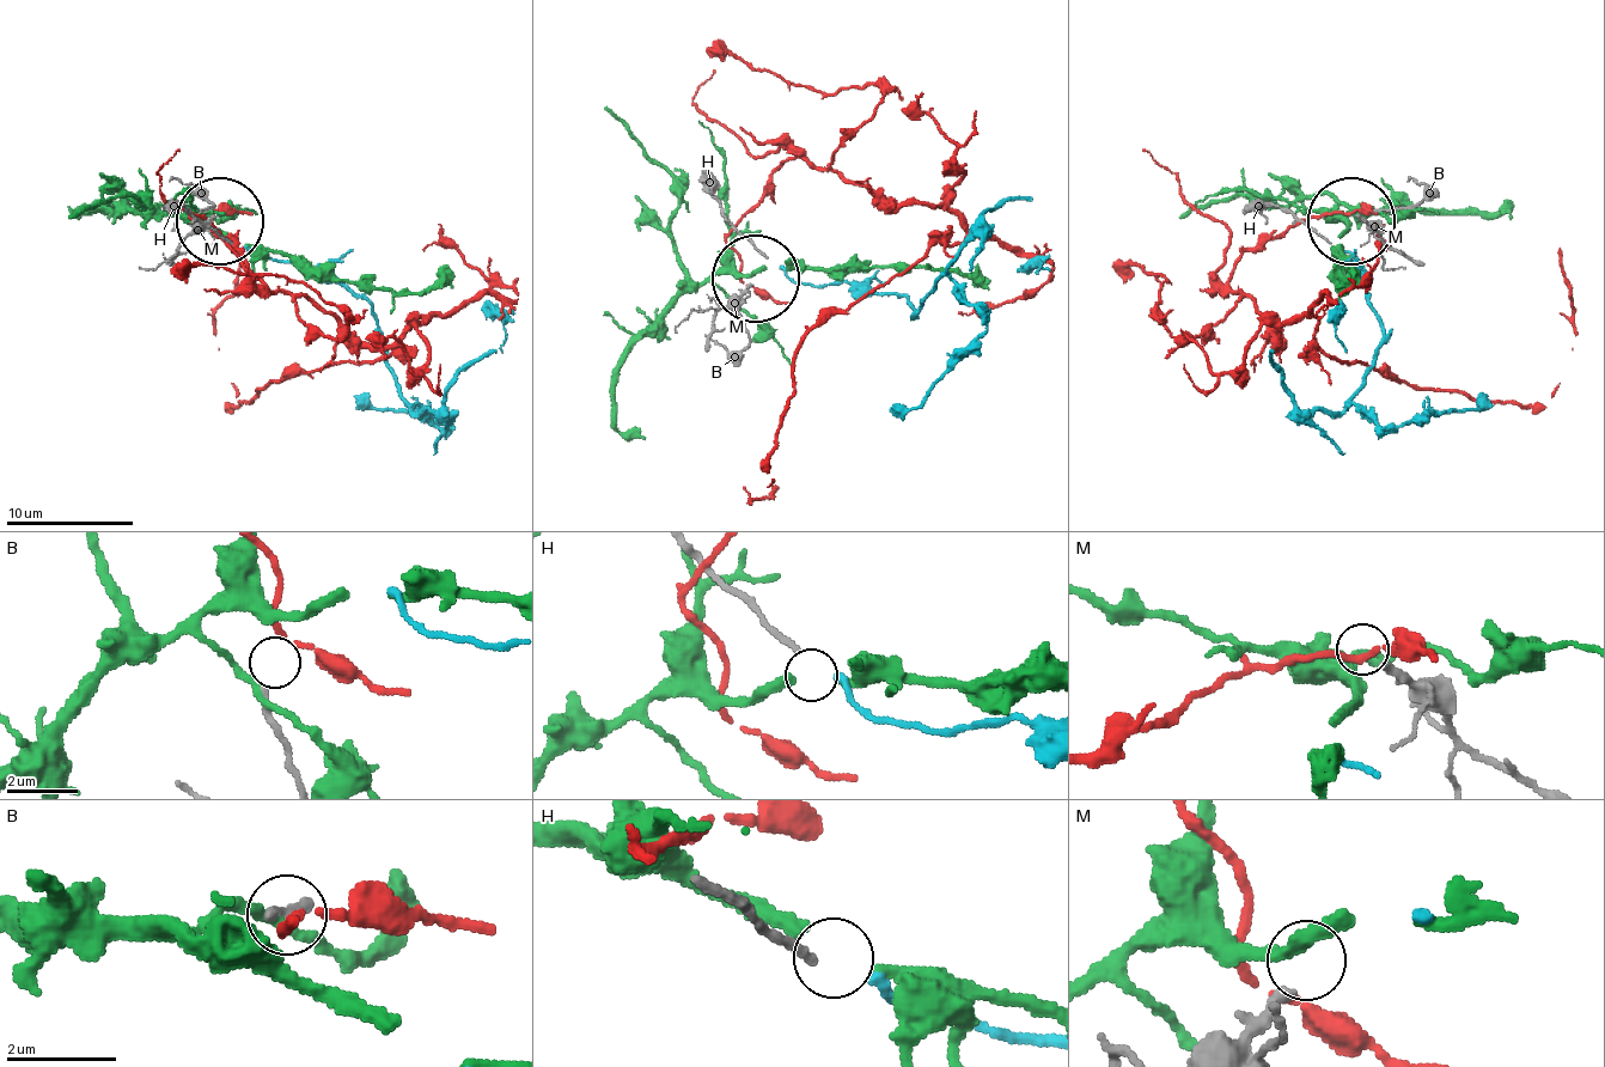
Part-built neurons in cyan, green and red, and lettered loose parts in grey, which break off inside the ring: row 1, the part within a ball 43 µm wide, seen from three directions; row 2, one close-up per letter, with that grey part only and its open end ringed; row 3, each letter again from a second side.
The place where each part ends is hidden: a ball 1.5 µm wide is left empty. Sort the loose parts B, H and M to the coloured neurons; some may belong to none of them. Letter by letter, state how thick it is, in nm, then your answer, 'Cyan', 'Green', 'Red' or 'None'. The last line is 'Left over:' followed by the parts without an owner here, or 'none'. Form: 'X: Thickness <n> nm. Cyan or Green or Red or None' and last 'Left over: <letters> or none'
B: Thickness 160 nm. Red
H: Thickness 150 nm. Cyan
M: Thickness 150 nm. None
Left over: M

